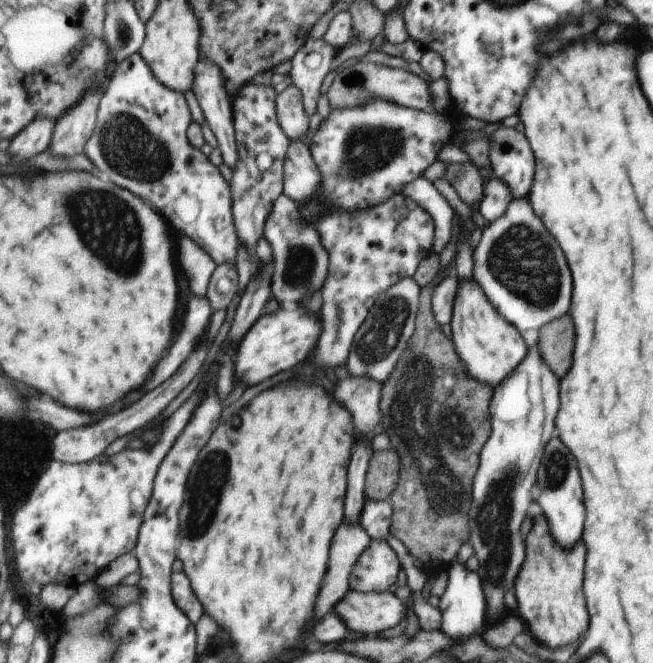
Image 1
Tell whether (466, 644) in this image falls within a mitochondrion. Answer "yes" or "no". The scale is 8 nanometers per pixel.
no

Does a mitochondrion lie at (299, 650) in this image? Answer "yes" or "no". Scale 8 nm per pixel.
no

